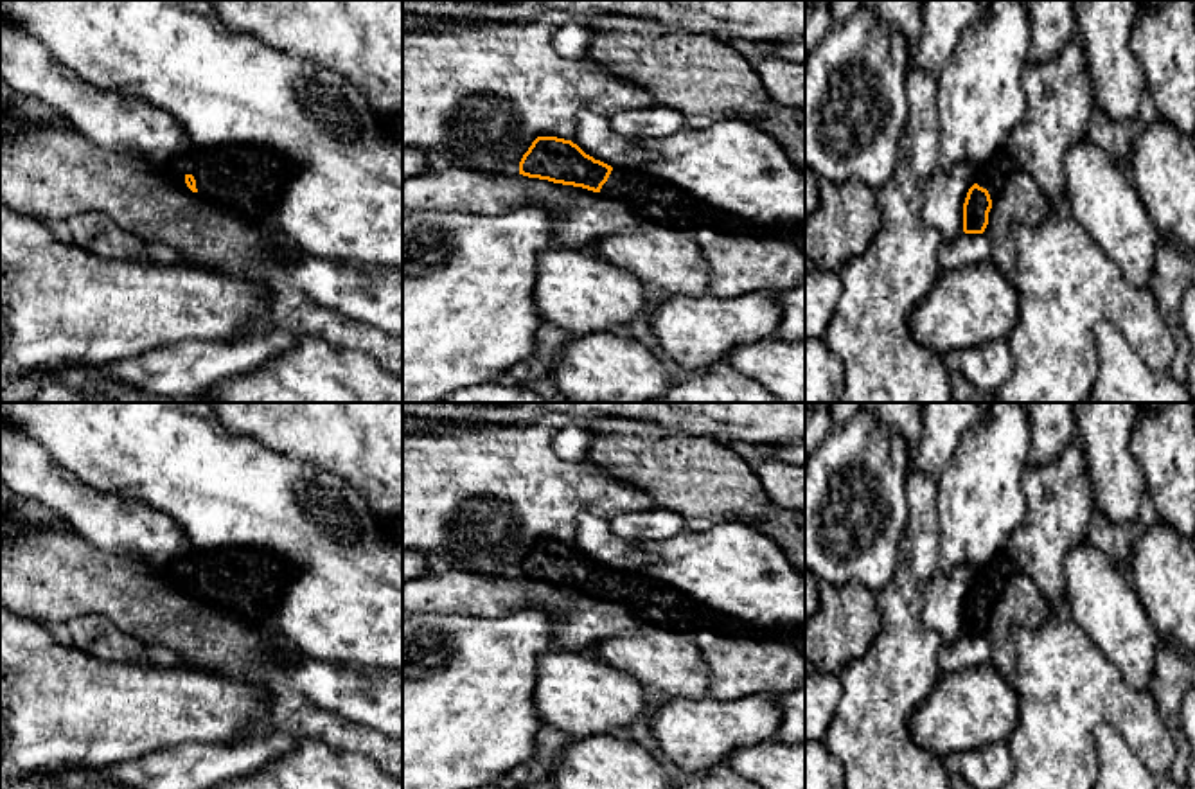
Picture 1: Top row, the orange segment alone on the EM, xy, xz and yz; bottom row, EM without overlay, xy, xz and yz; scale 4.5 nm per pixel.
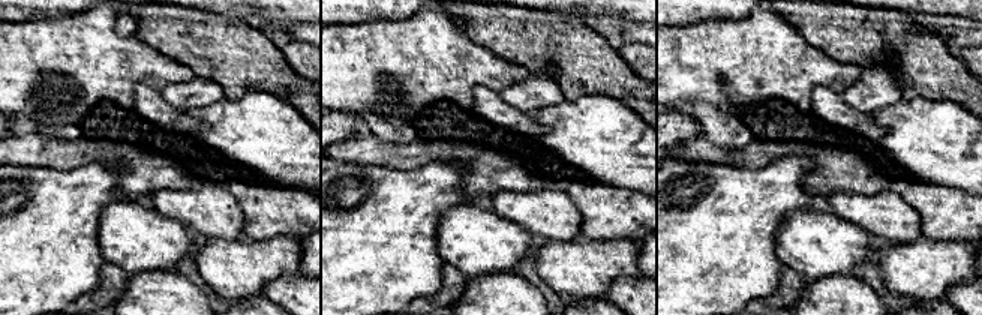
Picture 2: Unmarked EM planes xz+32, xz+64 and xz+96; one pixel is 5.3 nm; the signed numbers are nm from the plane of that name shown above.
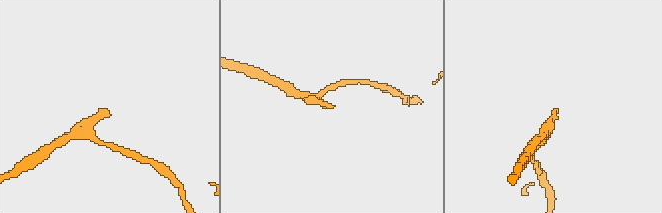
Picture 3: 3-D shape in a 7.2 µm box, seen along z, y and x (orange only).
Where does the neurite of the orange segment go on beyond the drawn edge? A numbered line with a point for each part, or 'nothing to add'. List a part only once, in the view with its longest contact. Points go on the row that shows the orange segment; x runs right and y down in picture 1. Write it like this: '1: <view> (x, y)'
1: xz (656, 202)

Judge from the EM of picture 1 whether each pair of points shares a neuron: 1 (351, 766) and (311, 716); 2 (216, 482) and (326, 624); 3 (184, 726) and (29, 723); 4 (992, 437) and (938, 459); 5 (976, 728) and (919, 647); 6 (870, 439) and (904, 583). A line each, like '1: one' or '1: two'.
1: two
2: one
3: one
4: two
5: two
6: two

